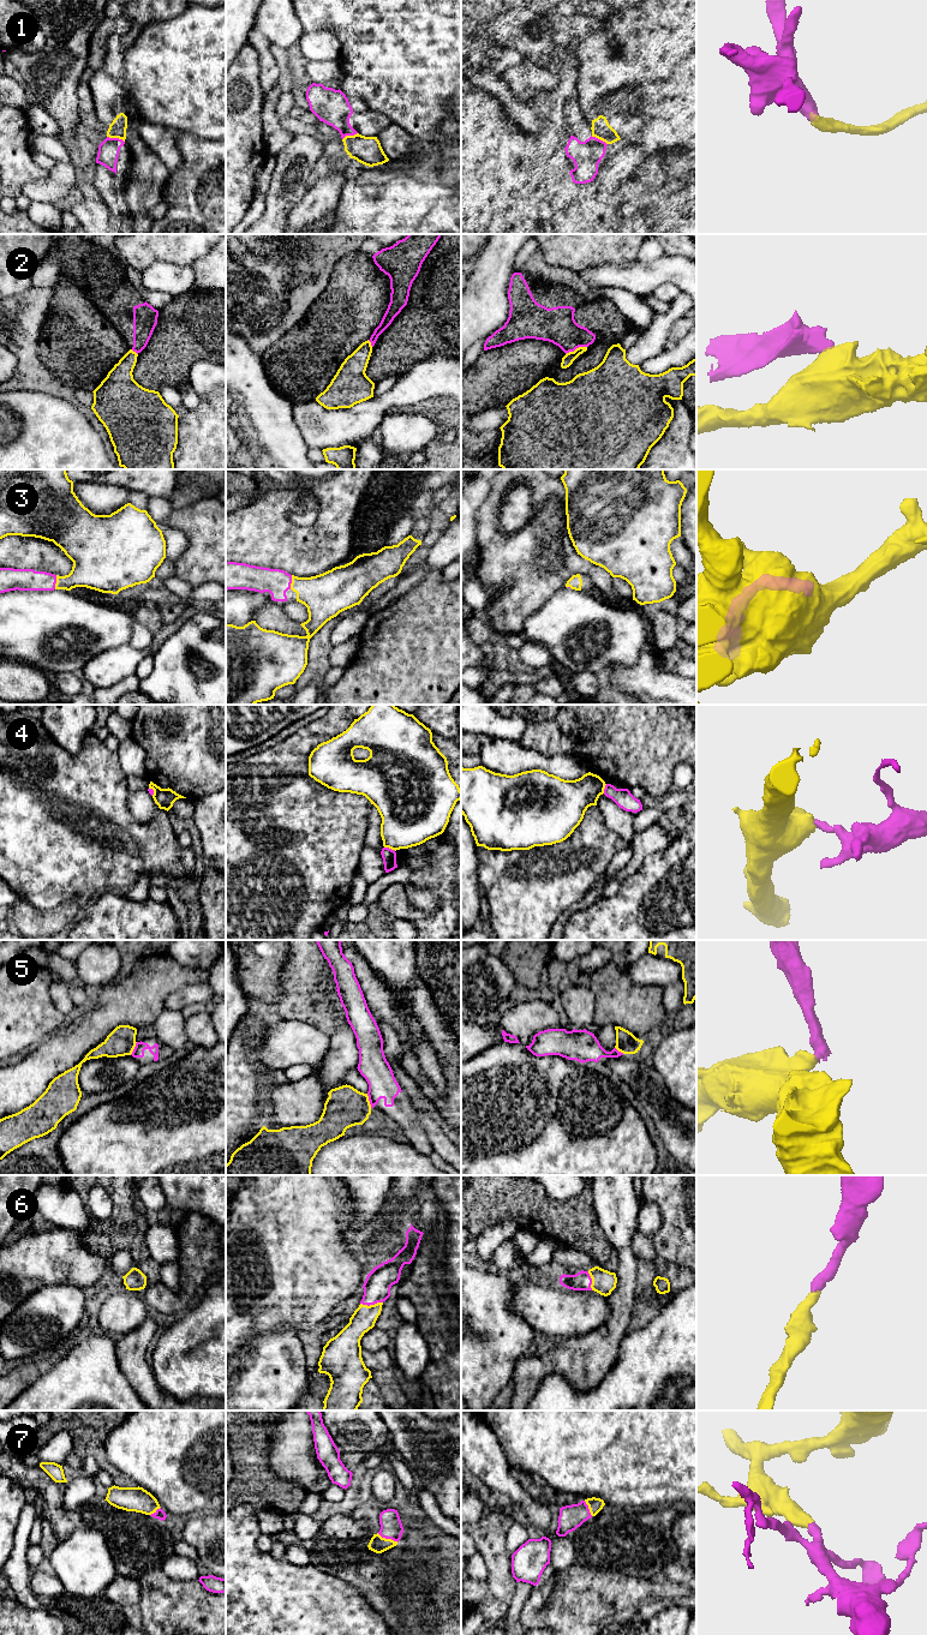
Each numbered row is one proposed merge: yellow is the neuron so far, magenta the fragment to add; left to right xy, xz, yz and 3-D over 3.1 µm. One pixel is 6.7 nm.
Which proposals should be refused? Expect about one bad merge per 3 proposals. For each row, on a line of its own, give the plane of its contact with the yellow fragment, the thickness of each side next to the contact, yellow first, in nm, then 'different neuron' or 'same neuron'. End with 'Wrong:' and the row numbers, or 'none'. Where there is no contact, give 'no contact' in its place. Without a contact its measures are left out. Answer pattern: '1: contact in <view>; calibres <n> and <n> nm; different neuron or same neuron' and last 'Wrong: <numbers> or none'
1: contact in xy; calibres 110 and 140 nm; different neuron
2: contact in yz; calibres 80 and 240 nm; different neuron
3: contact in xy; calibres 260 and 140 nm; same neuron
4: contact in xz; calibres 380 and 100 nm; different neuron
5: contact in xz; calibres 260 and 190 nm; different neuron
6: contact in xz; calibres 160 and 180 nm; same neuron
7: contact in xz; calibres 120 and 140 nm; same neuron
Wrong: 1, 2, 4, 5

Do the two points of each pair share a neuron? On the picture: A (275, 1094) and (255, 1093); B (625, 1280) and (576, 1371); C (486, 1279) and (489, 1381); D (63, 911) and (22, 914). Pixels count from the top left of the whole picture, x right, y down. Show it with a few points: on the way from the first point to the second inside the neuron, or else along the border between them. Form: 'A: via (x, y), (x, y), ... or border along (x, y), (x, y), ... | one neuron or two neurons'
A: border along (264, 1080), (264, 1105), (268, 1120) | two neurons
B: via (622, 1303), (622, 1311), (615, 1328), (598, 1348) | one neuron
C: via (486, 1304), (486, 1329), (490, 1336), (489, 1355) | one neuron
D: via (53, 917), (31, 917) | one neuron

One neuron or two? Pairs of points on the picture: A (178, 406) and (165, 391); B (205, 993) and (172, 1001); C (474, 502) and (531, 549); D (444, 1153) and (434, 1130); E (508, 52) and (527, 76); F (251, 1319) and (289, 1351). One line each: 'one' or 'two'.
A: one
B: one
C: two
D: one
E: two
F: two

